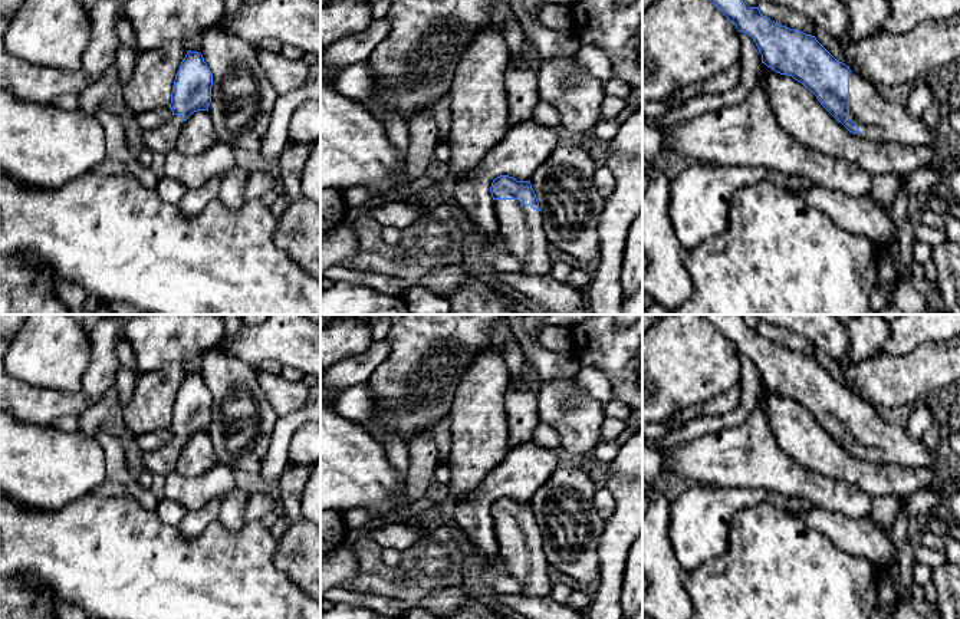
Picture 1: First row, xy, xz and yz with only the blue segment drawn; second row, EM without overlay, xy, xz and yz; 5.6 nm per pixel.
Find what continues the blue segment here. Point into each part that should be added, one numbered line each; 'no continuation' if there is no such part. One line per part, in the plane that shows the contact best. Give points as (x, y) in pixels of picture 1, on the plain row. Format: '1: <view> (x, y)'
1: yz (880, 441)

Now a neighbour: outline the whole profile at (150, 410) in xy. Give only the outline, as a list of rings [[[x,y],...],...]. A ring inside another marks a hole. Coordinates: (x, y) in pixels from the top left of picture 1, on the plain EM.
[[[171,363],[138,378],[131,401],[118,411],[131,438],[170,428],[175,396],[187,373],[183,363]]]

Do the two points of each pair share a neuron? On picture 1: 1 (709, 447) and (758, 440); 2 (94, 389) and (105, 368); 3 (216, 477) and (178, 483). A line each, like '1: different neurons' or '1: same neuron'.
1: same neuron
2: same neuron
3: same neuron

